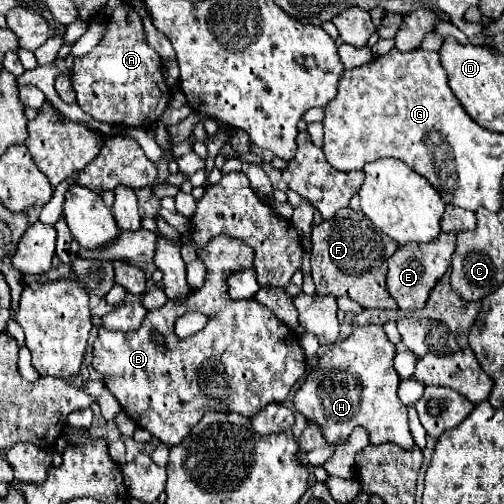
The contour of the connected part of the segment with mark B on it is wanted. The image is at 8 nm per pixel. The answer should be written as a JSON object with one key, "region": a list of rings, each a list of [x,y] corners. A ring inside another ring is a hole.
{"region":[[[216,237],[208,247],[200,251],[196,249],[196,253],[208,267],[208,279],[202,289],[192,291],[182,305],[168,301],[162,309],[148,311],[140,329],[136,331],[108,331],[100,327],[98,339],[94,343],[94,367],[98,373],[102,373],[108,391],[118,399],[120,407],[136,421],[138,427],[148,429],[166,445],[178,445],[208,411],[236,411],[240,415],[252,417],[264,409],[264,405],[284,401],[292,385],[306,373],[306,359],[292,329],[288,329],[272,315],[268,307],[260,305],[258,301],[232,301],[228,297],[226,275],[236,269],[252,267],[252,249],[232,237]],[[184,313],[204,313],[208,323],[202,331],[198,331],[198,335],[180,339],[174,333],[174,323]],[[152,333],[160,333],[166,345],[154,343]]]}

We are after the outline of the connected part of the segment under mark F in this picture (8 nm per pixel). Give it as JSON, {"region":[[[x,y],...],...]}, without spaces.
{"region":[[[350,207],[340,209],[330,221],[312,229],[312,279],[318,295],[350,297],[366,309],[398,309],[386,291],[388,259],[396,251],[390,237],[384,237],[364,213]]]}

